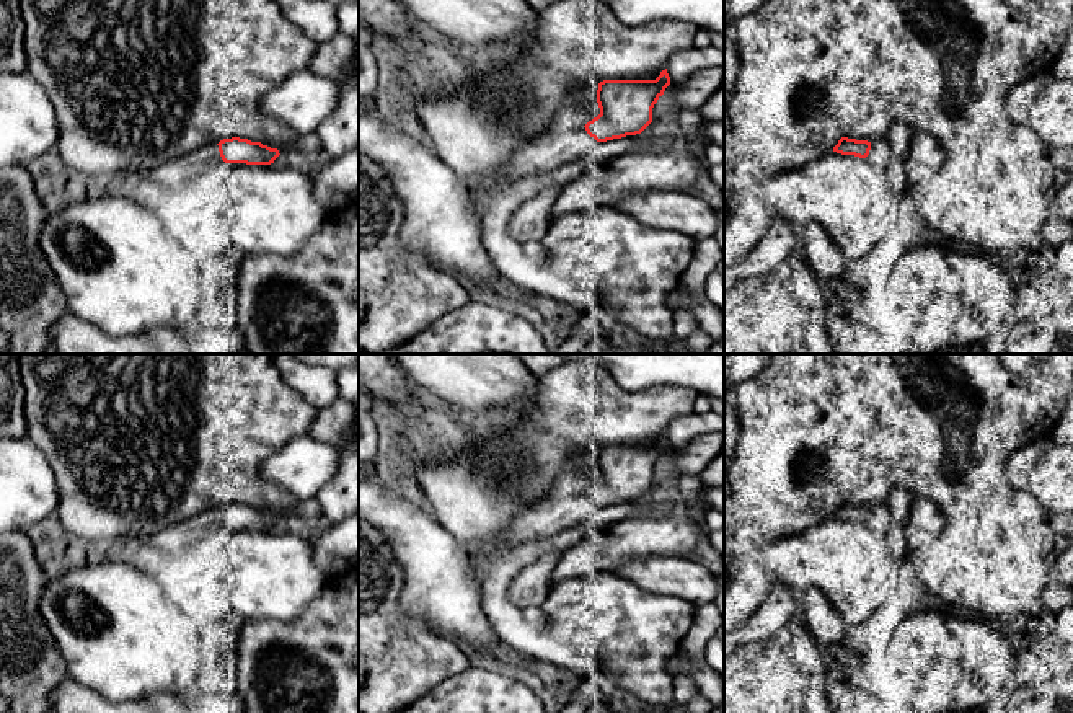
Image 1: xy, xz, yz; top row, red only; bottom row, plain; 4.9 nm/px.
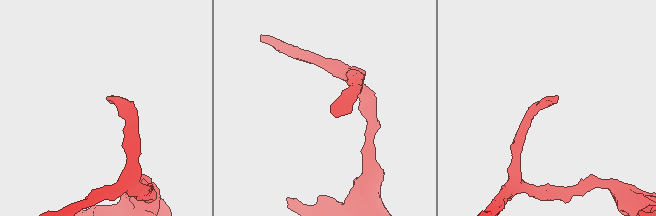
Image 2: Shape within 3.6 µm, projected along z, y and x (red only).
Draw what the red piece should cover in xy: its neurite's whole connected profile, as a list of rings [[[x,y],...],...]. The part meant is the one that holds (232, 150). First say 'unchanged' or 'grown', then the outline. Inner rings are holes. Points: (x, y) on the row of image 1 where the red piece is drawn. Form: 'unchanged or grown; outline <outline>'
grown; outline [[[232,137],[219,144],[204,145],[188,155],[173,158],[163,165],[152,168],[135,181],[150,181],[157,184],[181,186],[196,178],[217,163],[246,163],[246,165],[271,165],[279,157],[277,148],[251,142],[248,139]]]

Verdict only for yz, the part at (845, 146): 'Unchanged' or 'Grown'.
Grown

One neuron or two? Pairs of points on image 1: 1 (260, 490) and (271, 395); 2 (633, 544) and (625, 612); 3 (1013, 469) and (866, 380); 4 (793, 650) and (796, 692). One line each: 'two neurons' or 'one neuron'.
1: one neuron
2: two neurons
3: two neurons
4: one neuron

